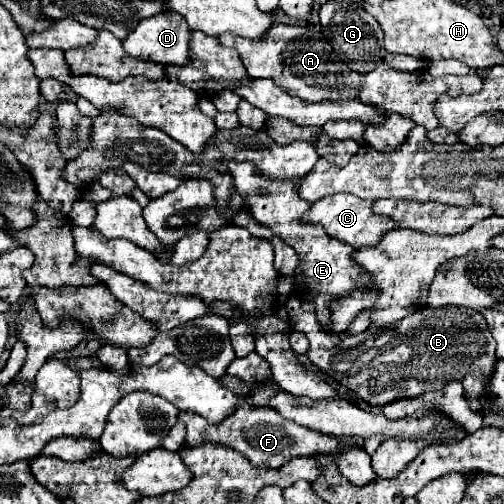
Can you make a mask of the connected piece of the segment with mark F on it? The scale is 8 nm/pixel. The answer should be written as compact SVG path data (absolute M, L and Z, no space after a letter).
M239 408L235 412L235 416L231 416L231 420L225 420L223 424L219 424L219 428L211 428L211 424L207 424L207 420L203 420L199 414L193 414L193 412L179 412L179 420L183 420L189 430L189 438L185 438L185 446L197 448L203 442L223 444L223 446L235 448L237 452L247 456L247 460L253 466L281 468L283 464L287 464L289 460L293 460L297 456L313 456L313 454L335 456L341 452L341 442L337 438L303 428L303 426L283 418L277 410L269 410L269 408Z

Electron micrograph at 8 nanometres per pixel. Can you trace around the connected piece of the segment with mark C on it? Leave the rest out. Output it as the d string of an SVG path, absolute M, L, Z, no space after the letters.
M335 194L335 196L327 196L327 198L321 198L319 202L315 202L309 212L303 216L303 222L305 224L321 224L325 228L325 232L349 246L353 246L355 250L357 248L369 248L373 244L379 244L381 236L395 228L395 224L391 224L391 220L387 220L387 216L379 216L379 214L373 214L371 210L371 204L373 202L367 202L367 200L361 200L357 196L351 196L351 194Z

